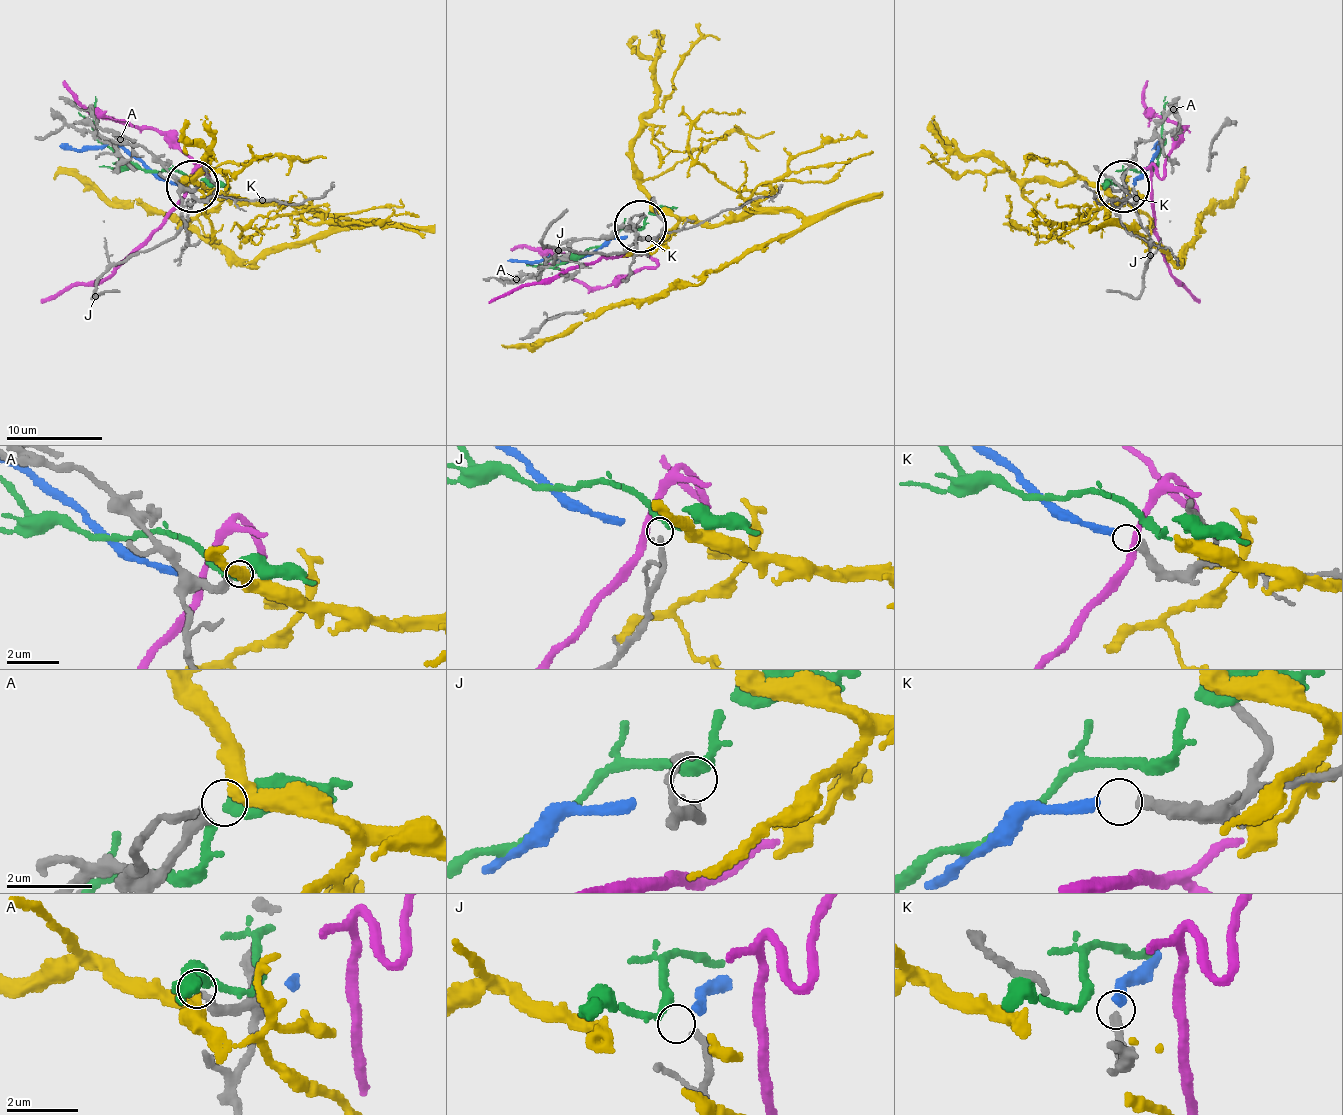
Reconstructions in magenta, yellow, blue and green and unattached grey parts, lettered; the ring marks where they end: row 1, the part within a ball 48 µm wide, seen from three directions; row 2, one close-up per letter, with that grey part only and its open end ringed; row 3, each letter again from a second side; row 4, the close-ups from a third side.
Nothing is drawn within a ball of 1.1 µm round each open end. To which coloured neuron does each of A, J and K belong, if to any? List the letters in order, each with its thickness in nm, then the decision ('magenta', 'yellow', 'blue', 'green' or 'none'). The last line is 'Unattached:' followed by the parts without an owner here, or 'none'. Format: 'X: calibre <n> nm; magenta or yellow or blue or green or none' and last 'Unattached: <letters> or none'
A: calibre 280 nm; yellow
J: calibre 200 nm; green
K: calibre 260 nm; blue
Unattached: none

